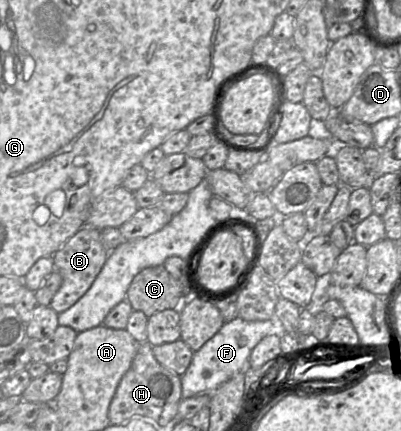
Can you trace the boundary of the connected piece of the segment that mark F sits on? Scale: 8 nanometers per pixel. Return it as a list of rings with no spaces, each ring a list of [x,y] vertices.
[[[240,317],[224,322],[220,330],[199,350],[181,377],[182,398],[190,398],[199,393],[213,393],[220,385],[238,372],[243,372],[254,347],[267,335],[279,331],[275,319],[246,321]]]

